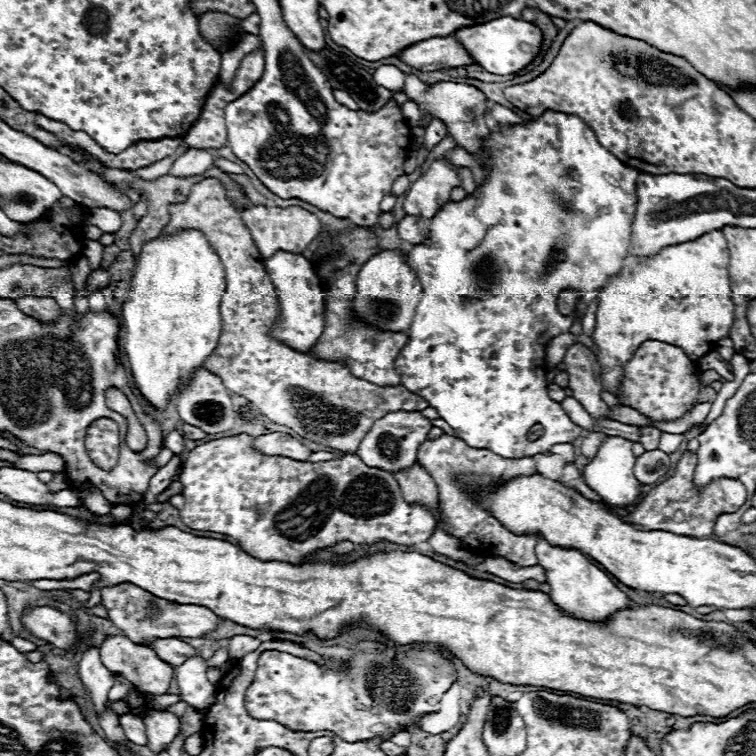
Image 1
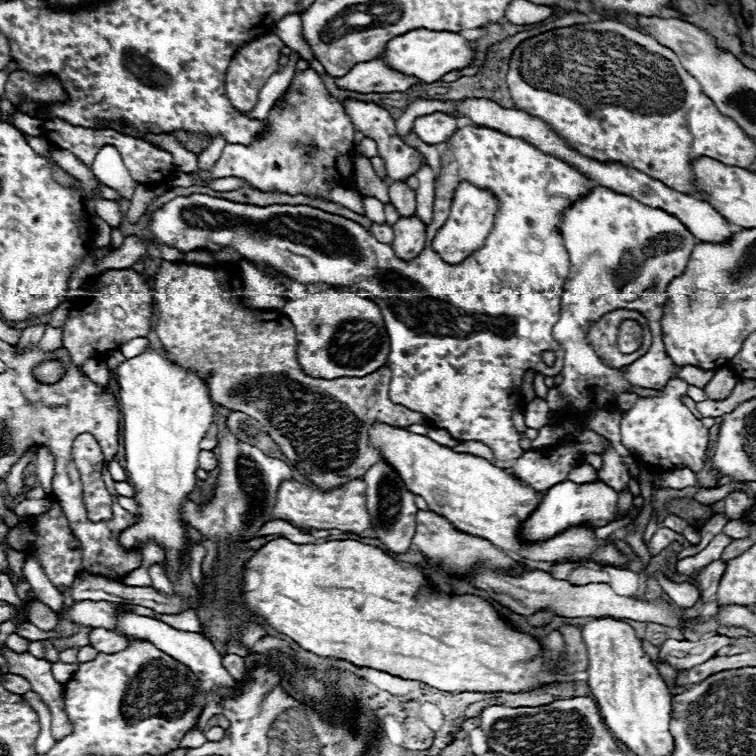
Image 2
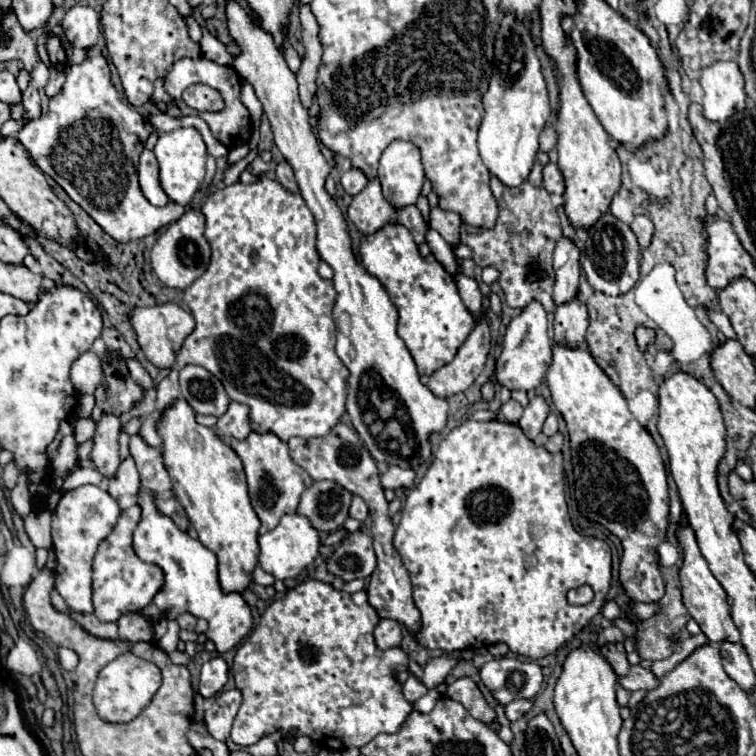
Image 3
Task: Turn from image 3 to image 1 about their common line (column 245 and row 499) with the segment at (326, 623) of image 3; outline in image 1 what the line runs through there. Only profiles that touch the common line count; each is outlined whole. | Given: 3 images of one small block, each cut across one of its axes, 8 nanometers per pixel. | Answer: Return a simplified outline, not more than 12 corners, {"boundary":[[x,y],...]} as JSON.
{"boundary":[[696,454],[630,512],[640,530],[708,538],[746,488],[716,480],[696,492]]}

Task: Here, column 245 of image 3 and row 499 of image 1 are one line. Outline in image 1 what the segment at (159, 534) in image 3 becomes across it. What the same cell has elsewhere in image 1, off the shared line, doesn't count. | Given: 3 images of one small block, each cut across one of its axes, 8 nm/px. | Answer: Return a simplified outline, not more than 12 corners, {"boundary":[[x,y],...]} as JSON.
{"boundary":[[608,436],[582,472],[610,508],[642,494],[630,440]]}

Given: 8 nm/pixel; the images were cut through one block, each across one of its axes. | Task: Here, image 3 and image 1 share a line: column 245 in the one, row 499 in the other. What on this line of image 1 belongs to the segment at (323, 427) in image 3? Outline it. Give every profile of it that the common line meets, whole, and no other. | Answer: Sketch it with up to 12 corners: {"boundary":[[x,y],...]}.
{"boundary":[[196,446],[182,522],[296,564],[426,542],[434,516],[356,454]]}

